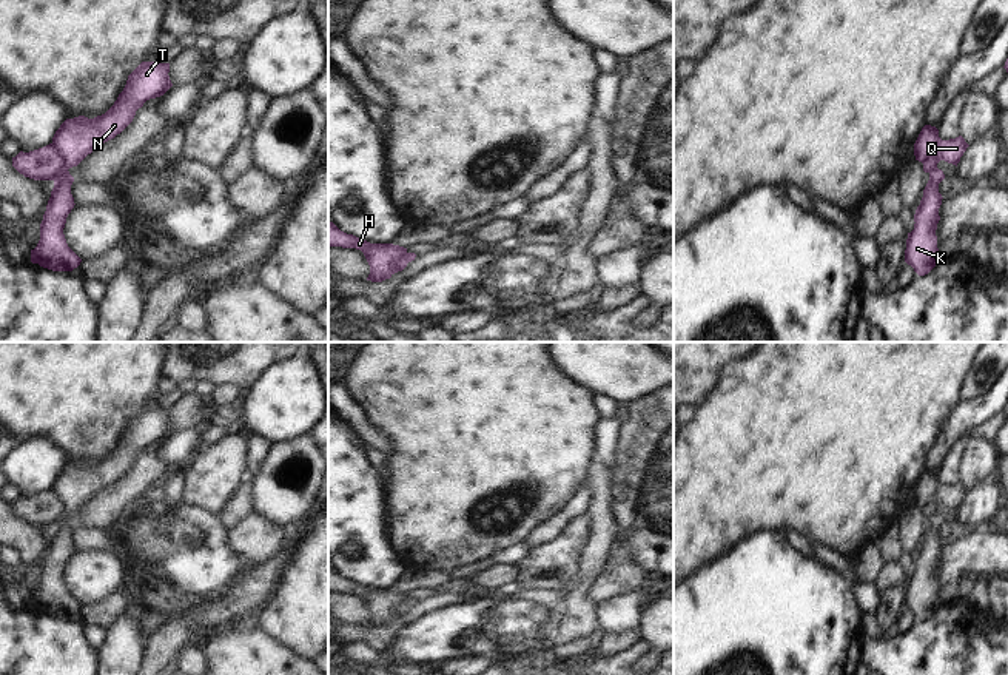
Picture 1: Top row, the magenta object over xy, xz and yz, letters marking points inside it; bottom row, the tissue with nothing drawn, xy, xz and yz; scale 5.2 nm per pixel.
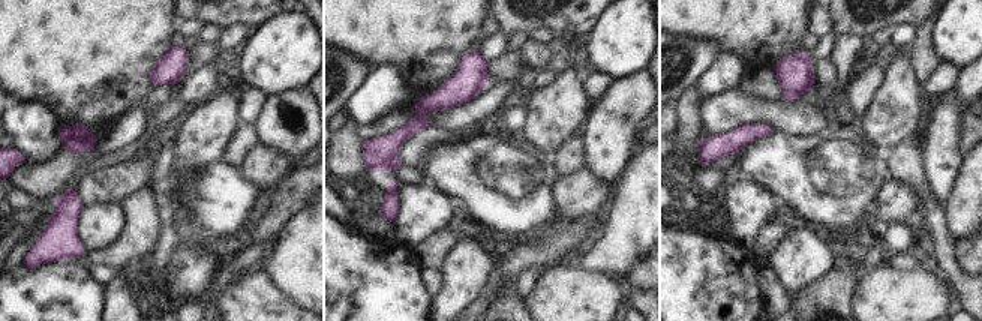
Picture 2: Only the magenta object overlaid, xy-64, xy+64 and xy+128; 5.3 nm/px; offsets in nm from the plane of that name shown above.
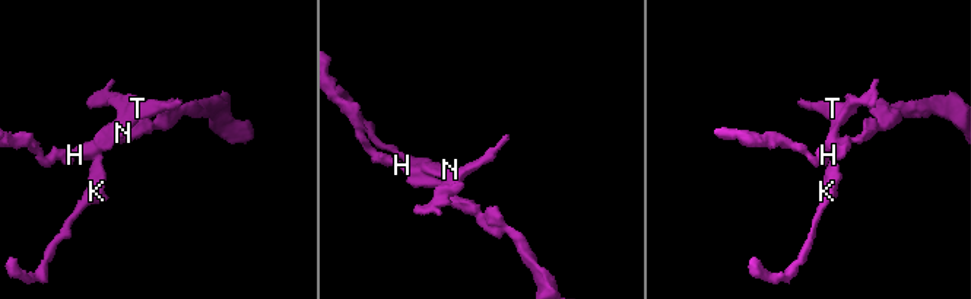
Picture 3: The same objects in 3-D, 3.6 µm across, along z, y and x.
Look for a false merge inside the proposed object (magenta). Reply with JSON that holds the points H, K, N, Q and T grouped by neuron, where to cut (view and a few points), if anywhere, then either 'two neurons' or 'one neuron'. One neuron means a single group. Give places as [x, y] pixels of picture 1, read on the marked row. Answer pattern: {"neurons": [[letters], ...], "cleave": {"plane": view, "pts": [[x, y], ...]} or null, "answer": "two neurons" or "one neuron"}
{"neurons": [["H", "Q"], ["K", "N", "T"]], "cleave": {"plane": "xy", "pts": [[51, 144], [63, 165], [54, 181]]}, "answer": "two neurons"}

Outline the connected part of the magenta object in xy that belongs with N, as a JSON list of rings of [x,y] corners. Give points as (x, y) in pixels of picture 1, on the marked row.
[[[142,62],[126,80],[114,105],[102,116],[66,119],[52,137],[52,146],[65,168],[55,174],[54,188],[40,223],[40,240],[31,250],[31,262],[52,271],[72,271],[82,259],[68,247],[63,228],[74,208],[69,168],[77,166],[102,143],[120,134],[136,111],[150,99],[163,96],[171,86],[170,63]]]

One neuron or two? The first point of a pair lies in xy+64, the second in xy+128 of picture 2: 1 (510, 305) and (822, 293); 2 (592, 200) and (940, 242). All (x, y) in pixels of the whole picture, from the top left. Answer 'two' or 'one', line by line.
1: one
2: two

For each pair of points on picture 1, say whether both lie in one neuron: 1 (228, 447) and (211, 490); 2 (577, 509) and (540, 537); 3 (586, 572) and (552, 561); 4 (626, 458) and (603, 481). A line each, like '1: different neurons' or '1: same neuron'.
1: same neuron
2: same neuron
3: different neurons
4: different neurons

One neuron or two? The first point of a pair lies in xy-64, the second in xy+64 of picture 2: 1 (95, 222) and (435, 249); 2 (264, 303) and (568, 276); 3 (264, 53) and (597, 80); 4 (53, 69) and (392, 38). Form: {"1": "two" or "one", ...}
{"1": "two", "2": "one", "3": "two", "4": "one"}

